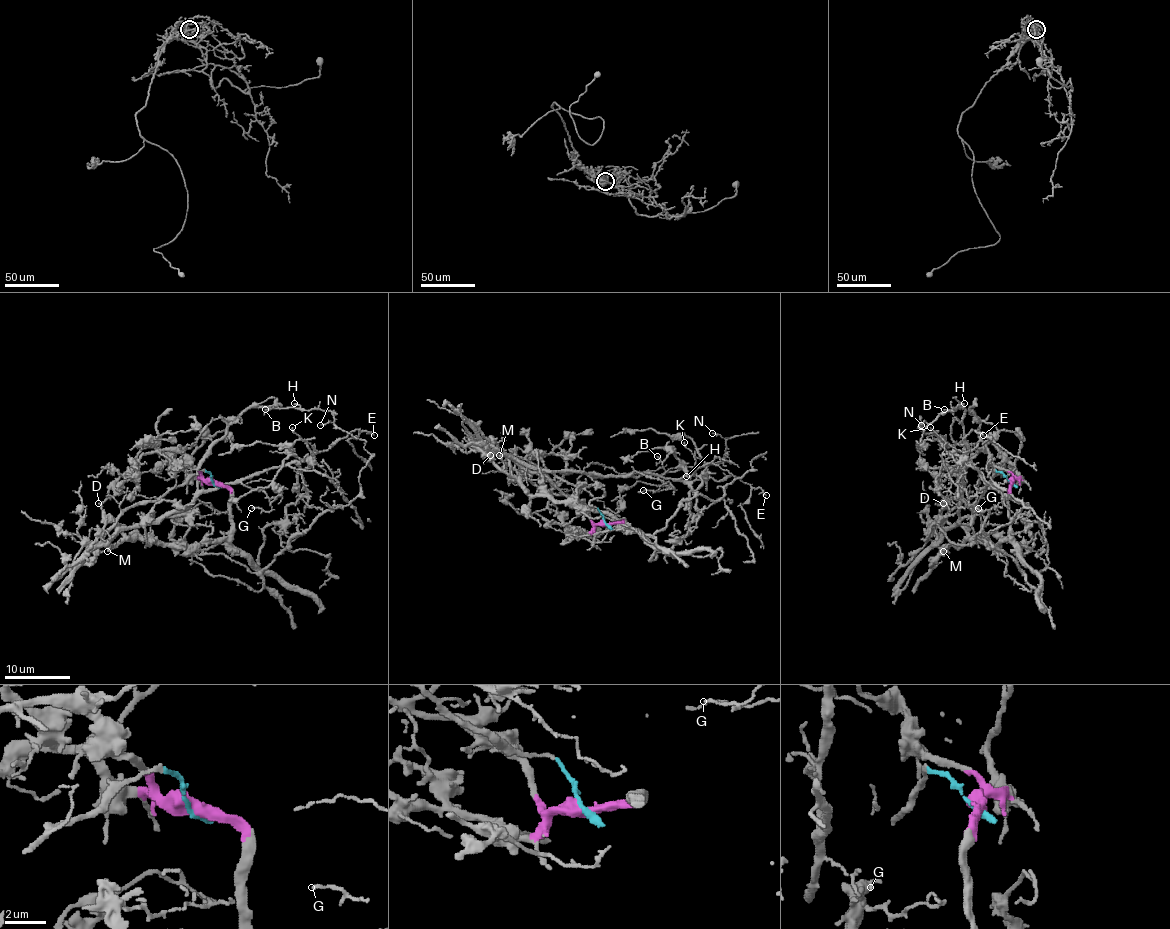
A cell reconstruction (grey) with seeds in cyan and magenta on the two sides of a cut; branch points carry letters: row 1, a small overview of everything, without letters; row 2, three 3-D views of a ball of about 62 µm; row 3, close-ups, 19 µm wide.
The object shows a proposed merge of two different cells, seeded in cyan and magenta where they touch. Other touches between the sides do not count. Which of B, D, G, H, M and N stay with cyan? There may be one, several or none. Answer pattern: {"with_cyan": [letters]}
{"with_cyan": ["B", "G", "H", "N"]}

